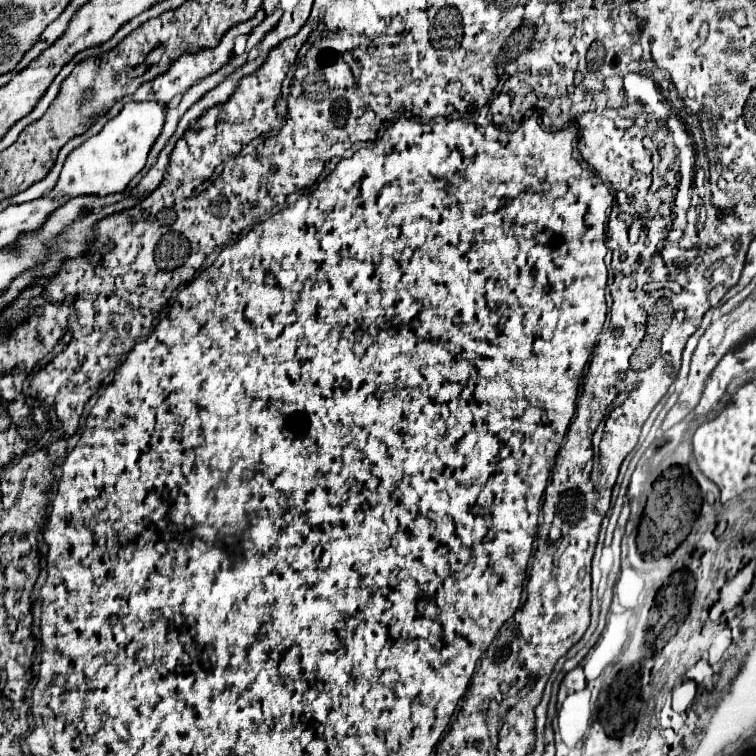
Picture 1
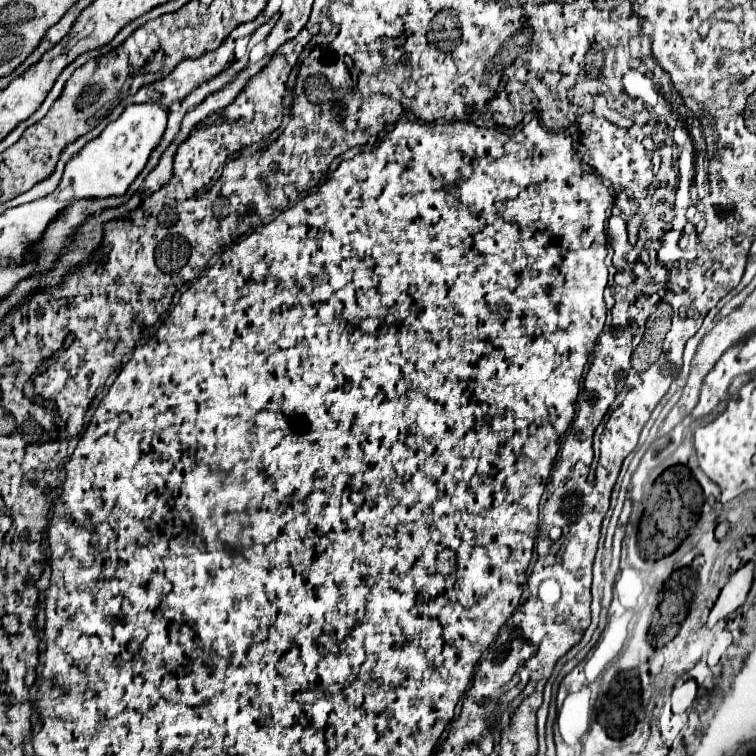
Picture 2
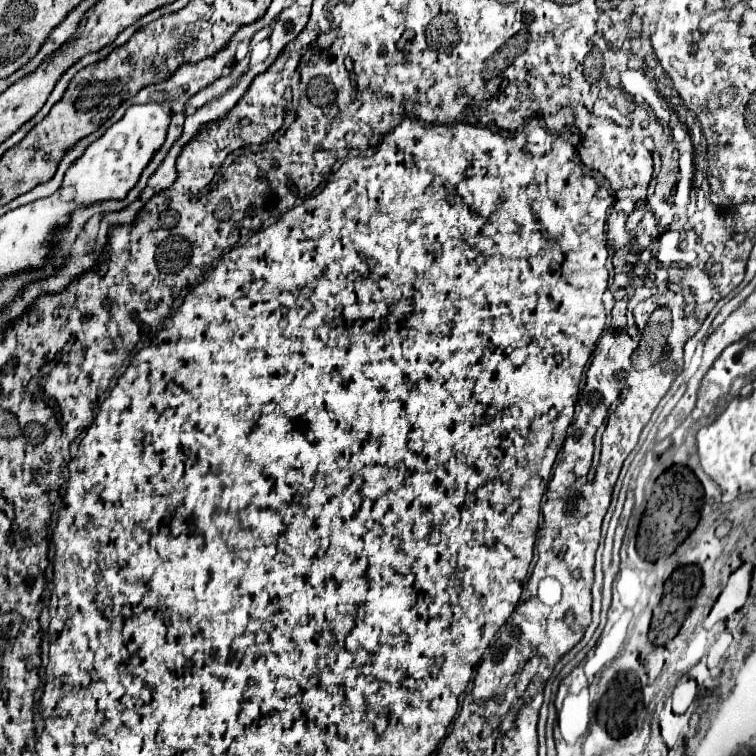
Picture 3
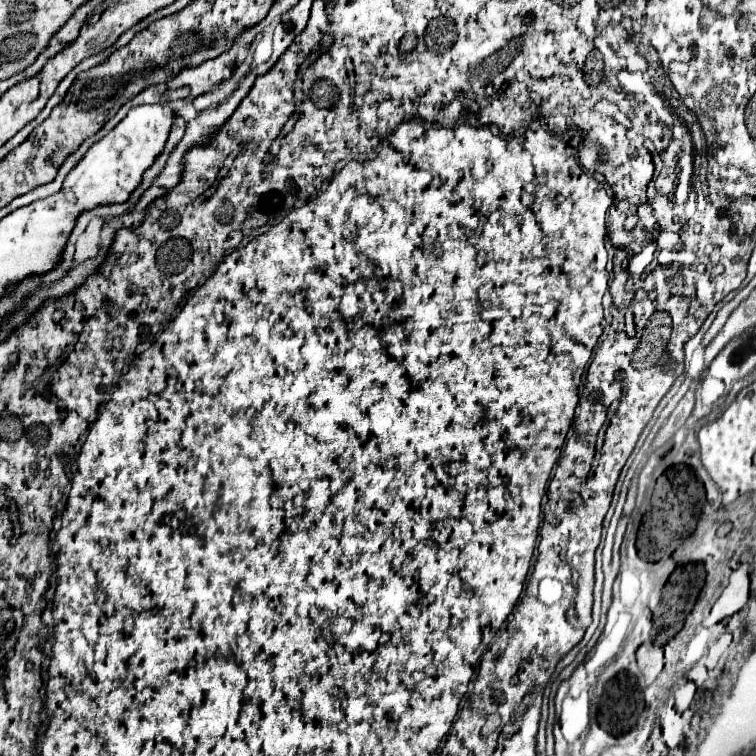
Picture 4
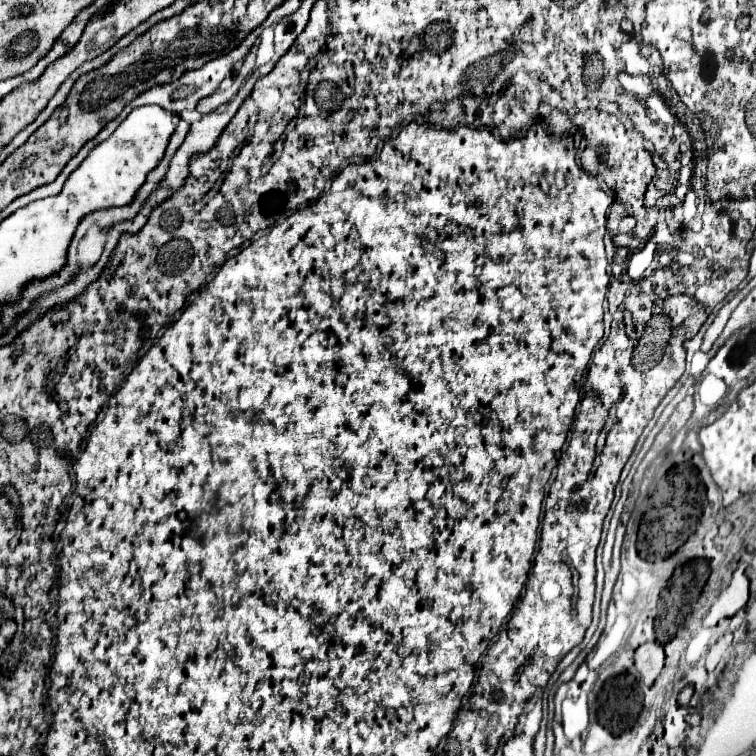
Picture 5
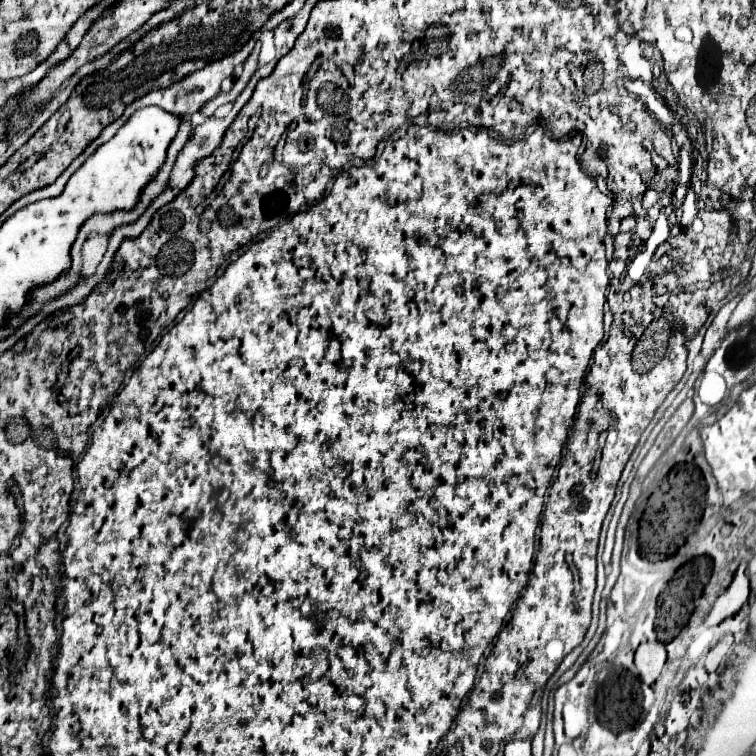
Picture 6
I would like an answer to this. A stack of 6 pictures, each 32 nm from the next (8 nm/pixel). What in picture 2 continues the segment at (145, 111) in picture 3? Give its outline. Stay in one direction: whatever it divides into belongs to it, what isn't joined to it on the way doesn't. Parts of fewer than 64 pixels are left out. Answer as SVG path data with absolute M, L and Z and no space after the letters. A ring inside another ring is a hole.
M130 104L122 112L122 116L108 124L106 130L88 142L76 160L76 172L80 172L80 164L88 168L88 180L80 180L76 176L76 196L72 200L90 200L90 198L108 198L108 196L124 196L136 176L144 170L152 150L160 144L168 122L168 110L160 104Z

